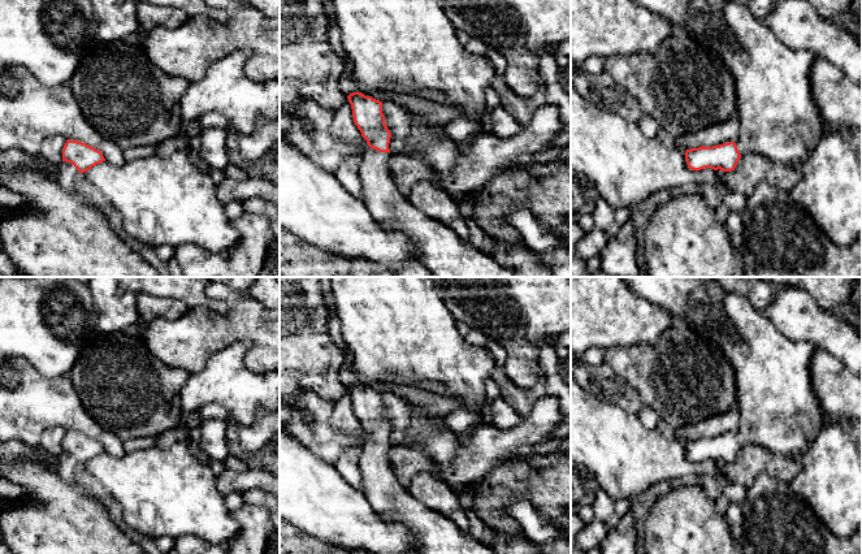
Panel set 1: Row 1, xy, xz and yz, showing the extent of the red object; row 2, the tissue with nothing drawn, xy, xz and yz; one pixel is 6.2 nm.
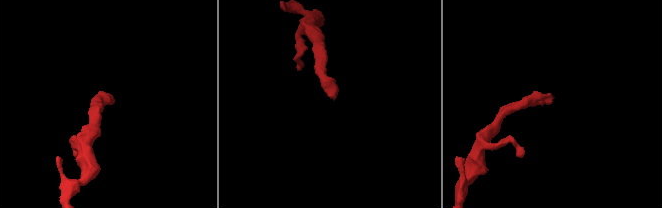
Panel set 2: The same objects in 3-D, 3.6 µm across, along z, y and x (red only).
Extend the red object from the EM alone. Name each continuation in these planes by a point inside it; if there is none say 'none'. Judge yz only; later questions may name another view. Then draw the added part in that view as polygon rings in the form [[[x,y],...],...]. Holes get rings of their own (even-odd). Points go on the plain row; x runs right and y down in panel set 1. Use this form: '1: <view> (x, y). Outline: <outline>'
1: yz (779, 411). Outline: [[[694,290],[685,315],[676,319],[685,329],[705,334],[729,362],[736,382],[740,425],[735,432],[742,447],[761,446],[775,454],[794,456],[807,449],[826,425],[823,410],[813,390],[810,359],[815,345],[793,341],[779,332],[764,312],[736,293],[725,293],[723,306],[716,306],[705,290]]]

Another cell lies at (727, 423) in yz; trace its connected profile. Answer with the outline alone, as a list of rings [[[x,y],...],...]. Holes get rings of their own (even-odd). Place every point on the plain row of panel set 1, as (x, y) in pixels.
[[[732,407],[725,414],[710,416],[705,420],[692,423],[681,432],[686,441],[698,438],[712,438],[723,434],[735,433],[740,425],[738,407]]]

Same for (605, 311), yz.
[[[571,277],[571,352],[579,358],[590,347],[654,345],[675,323],[672,313],[636,294],[621,277]]]

